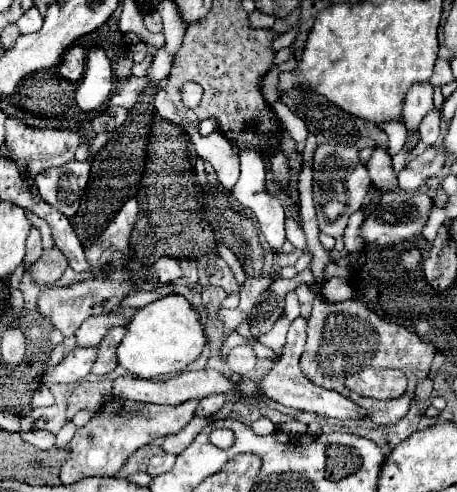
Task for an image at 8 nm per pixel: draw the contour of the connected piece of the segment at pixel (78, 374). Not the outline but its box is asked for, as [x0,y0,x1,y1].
[43,346,97,384]

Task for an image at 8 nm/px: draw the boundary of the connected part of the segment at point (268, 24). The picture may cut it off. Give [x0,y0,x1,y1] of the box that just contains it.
[249,10,275,28]

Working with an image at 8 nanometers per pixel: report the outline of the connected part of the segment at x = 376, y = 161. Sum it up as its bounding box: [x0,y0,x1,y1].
[365,146,399,190]

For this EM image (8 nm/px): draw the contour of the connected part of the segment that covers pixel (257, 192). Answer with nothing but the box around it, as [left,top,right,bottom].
[231,144,285,248]

